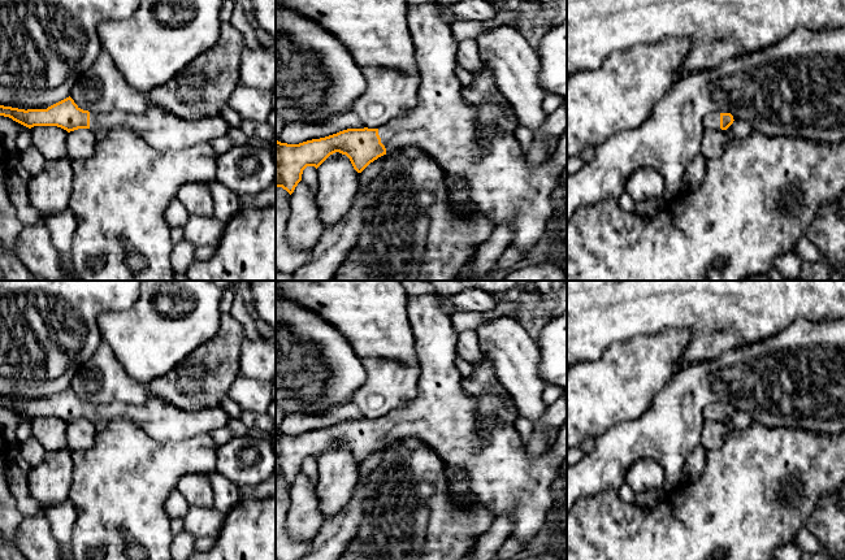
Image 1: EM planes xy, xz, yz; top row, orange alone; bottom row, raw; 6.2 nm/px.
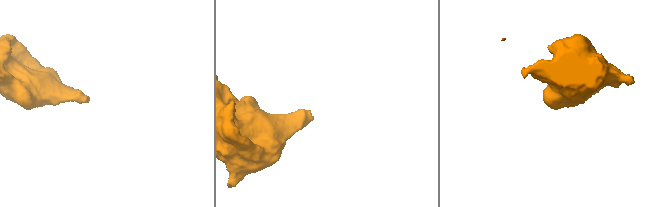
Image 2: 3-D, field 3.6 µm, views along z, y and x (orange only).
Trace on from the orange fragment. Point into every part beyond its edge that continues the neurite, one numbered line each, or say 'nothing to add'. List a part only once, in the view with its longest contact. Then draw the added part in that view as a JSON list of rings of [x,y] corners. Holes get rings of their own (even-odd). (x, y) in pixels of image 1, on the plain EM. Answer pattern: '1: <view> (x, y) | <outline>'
1: xz (490, 456) | [[[438,294],[408,296],[407,309],[421,373],[416,398],[377,418],[386,444],[398,443],[407,437],[425,442],[443,460],[446,470],[464,477],[472,492],[497,517],[511,518],[511,538],[530,547],[541,541],[549,512],[552,509],[552,482],[556,470],[567,459],[567,420],[555,446],[533,459],[515,425],[498,424],[493,418],[482,420],[474,400],[463,390],[463,377],[455,364],[458,333],[451,314],[439,305]]]

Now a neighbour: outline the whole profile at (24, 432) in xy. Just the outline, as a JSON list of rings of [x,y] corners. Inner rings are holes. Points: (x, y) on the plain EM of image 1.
[[[23,421],[18,425],[17,431],[16,431],[16,439],[20,444],[22,444],[23,442],[26,442],[27,439],[30,439],[32,437],[32,430],[31,430],[31,425],[30,421]]]

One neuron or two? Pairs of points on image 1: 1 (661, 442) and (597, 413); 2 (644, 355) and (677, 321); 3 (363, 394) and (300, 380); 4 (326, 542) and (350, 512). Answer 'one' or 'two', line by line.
1: two
2: two
3: two
4: one

